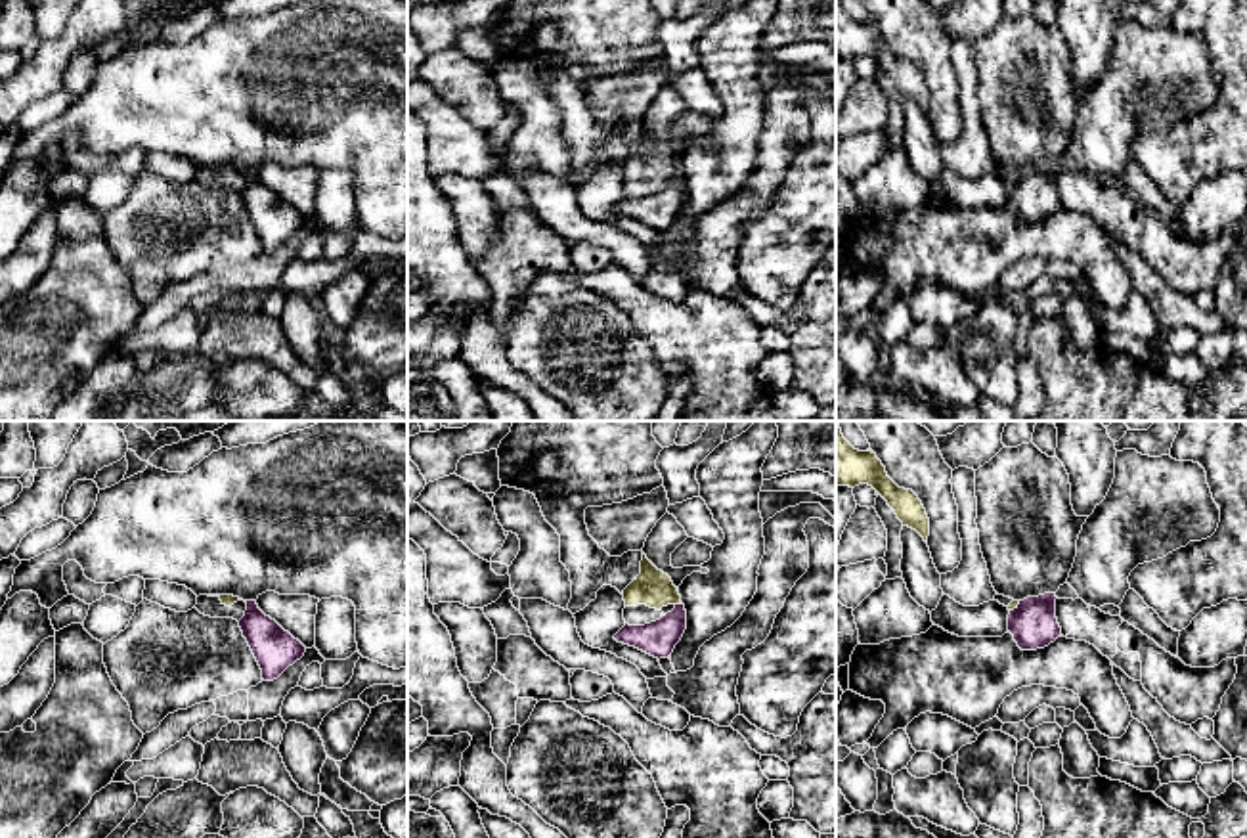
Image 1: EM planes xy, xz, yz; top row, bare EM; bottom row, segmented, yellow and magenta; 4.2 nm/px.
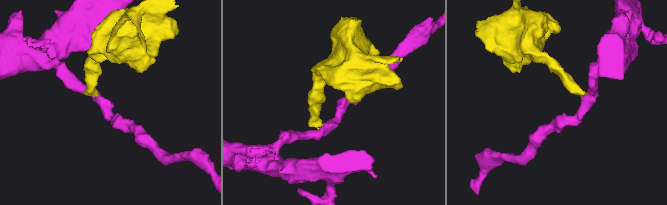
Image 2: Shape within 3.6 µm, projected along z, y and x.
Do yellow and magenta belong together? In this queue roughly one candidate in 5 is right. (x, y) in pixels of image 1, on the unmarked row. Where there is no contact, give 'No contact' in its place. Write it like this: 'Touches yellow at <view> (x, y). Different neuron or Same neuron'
Touches yellow at xz (678, 175). Different neuron

